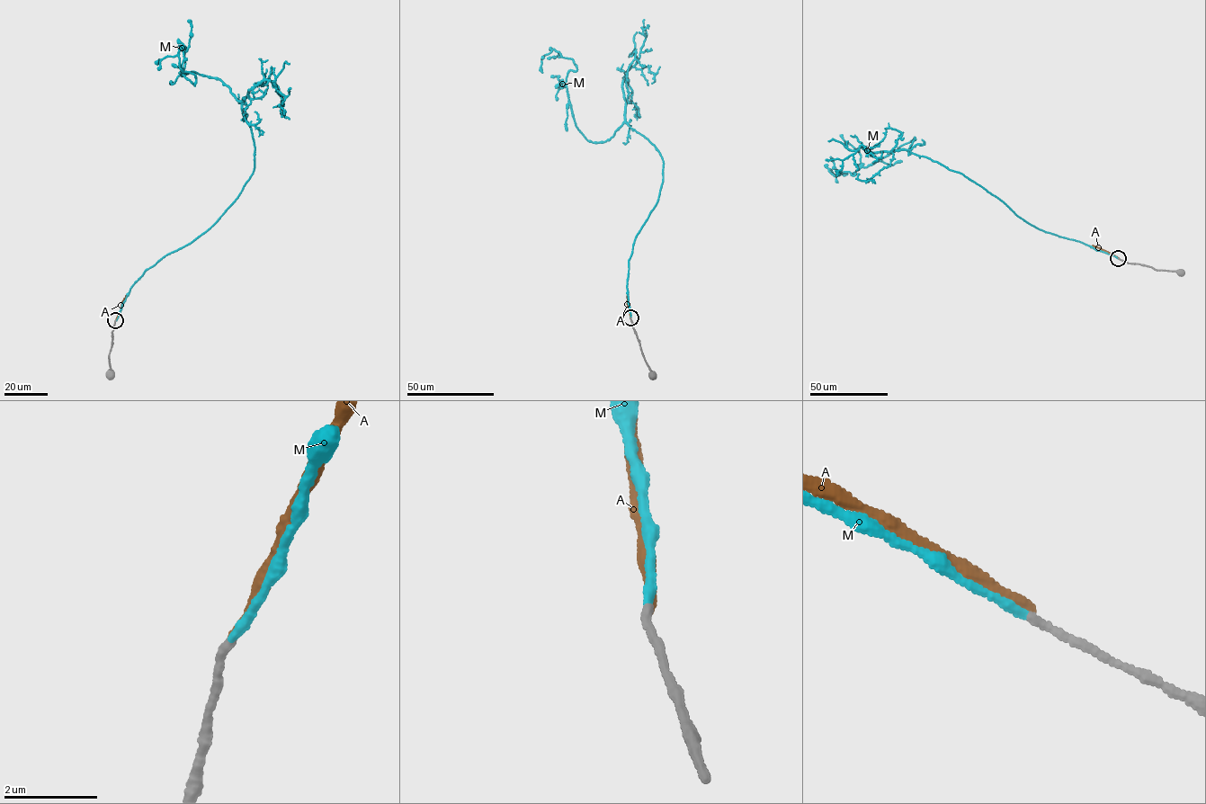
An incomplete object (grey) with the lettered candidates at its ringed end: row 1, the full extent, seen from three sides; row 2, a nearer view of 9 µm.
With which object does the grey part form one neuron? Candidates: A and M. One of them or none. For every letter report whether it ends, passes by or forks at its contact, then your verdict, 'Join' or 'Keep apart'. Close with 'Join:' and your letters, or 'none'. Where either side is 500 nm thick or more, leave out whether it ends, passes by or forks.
A: It ends there. Keep apart
M: It ends there. Join
Join: M

